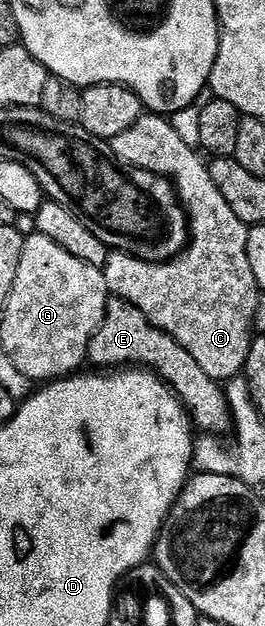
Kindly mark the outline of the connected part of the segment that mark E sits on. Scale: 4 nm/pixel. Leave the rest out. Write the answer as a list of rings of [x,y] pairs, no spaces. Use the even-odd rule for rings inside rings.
[[[112,297],[107,304],[107,314],[103,317],[103,322],[99,325],[99,331],[91,337],[91,343],[87,349],[87,362],[95,365],[95,368],[146,368],[148,371],[154,372],[159,370],[159,374],[164,378],[166,385],[174,391],[175,397],[185,407],[186,413],[189,415],[190,421],[196,427],[203,429],[202,433],[207,436],[223,436],[223,433],[230,431],[233,426],[230,404],[227,402],[227,395],[224,387],[218,381],[211,379],[197,366],[197,361],[189,356],[189,352],[185,350],[173,338],[155,327],[147,317],[139,311],[135,306],[131,306],[127,302],[123,302],[120,298]]]

